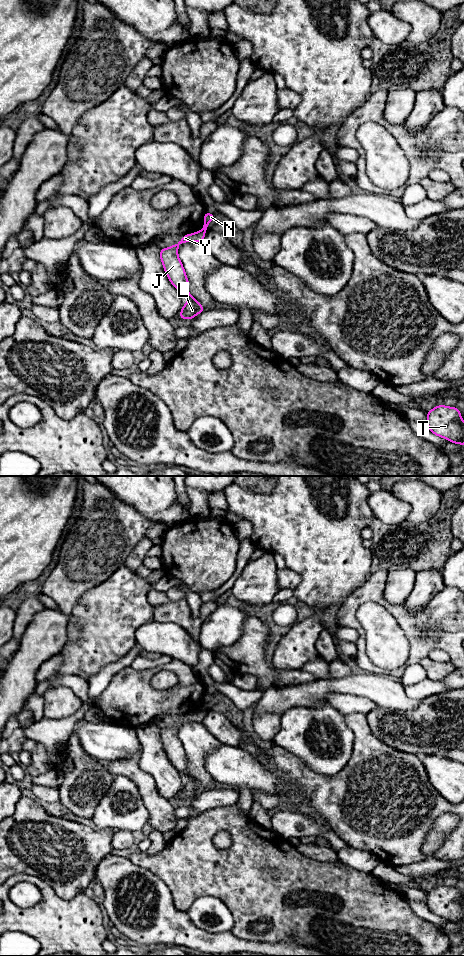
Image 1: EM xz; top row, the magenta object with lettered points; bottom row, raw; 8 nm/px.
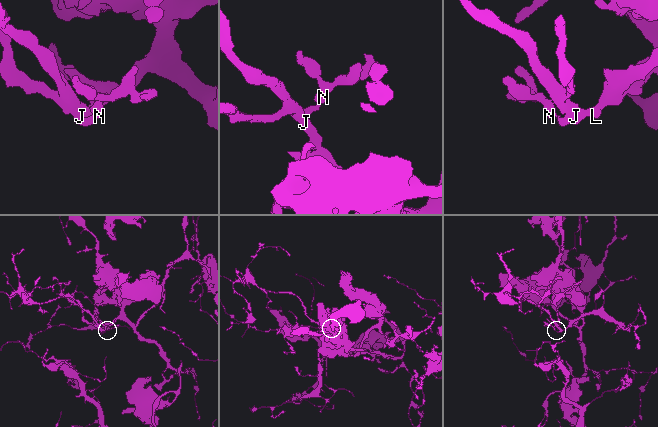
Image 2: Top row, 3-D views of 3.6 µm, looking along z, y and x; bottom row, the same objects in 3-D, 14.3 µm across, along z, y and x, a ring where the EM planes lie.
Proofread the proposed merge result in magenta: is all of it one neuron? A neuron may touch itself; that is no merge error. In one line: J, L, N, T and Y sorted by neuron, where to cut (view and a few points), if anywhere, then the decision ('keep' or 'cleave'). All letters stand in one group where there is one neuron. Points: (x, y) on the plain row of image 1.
J L T Y / N; cut in xz along (203, 709), (205, 711); cleave

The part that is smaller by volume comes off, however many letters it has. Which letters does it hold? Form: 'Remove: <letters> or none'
Remove: N

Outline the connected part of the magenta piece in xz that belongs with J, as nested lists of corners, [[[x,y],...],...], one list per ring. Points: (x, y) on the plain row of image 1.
[[[200,710],[192,714],[184,715],[178,723],[172,727],[161,729],[160,731],[160,738],[168,759],[180,773],[186,774],[189,778],[179,794],[179,797],[182,799],[192,799],[205,789],[188,770],[189,761],[178,737],[178,726],[185,722],[202,722],[205,717],[205,712],[205,710]]]

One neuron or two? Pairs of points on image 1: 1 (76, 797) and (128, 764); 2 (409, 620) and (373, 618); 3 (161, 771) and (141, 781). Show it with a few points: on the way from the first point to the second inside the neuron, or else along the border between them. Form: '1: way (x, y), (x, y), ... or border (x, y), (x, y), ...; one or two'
1: border (93, 759), (115, 774); two
2: border (378, 603), (394, 618), (408, 639); two
3: border (140, 755), (138, 766), (151, 776), (162, 797); two

